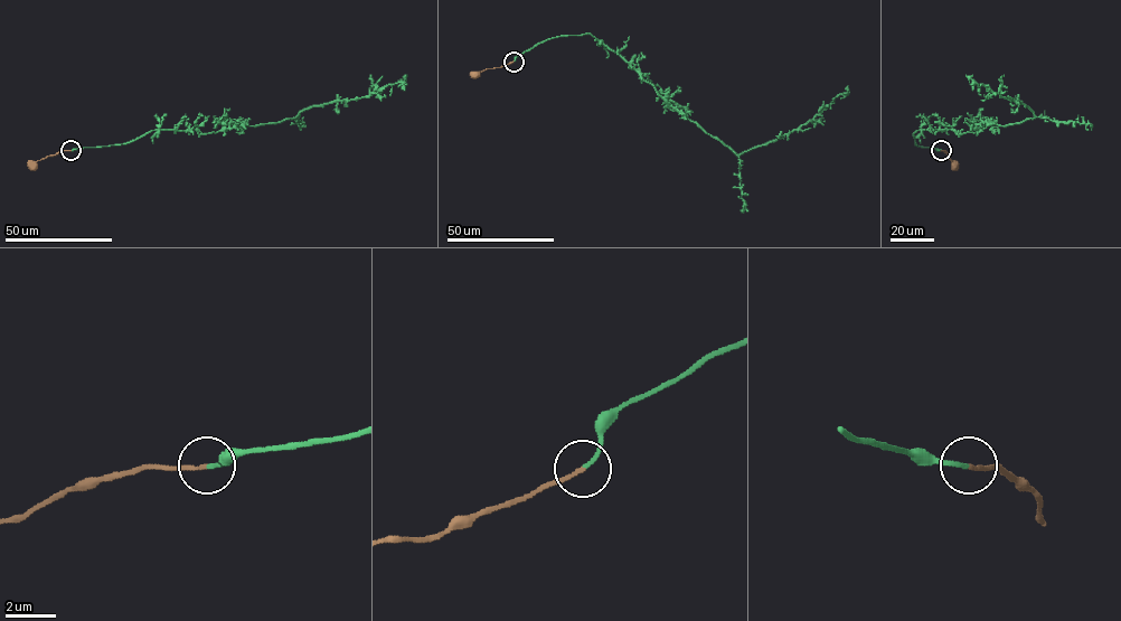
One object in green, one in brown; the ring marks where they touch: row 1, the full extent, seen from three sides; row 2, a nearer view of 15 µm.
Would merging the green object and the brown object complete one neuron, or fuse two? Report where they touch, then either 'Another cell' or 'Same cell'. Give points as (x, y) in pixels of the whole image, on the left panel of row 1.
Place: (71, 150). Same cell

